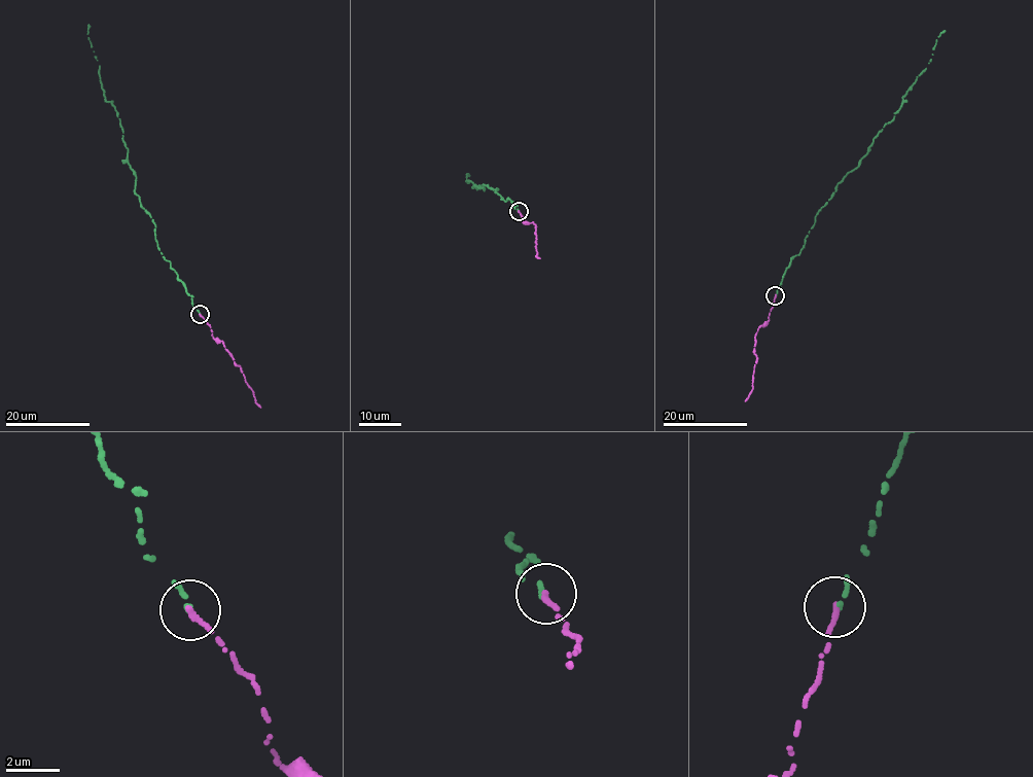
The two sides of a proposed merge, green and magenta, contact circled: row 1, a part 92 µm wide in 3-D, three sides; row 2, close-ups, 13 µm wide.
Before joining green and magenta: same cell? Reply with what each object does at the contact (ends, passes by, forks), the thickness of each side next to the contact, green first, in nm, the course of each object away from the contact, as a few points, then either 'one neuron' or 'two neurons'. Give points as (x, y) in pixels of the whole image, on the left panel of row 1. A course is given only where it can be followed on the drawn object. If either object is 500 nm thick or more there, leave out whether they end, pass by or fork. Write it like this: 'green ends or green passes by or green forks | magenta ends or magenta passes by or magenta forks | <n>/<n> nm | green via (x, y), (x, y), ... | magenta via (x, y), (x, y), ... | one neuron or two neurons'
green ends | magenta ends | 150/240 nm | green via (200, 314), (158, 249), (155, 224), (134, 190), (136, 178), (115, 108), (105, 97), (88, 25) | magenta via (200, 314), (214, 337), (222, 342), (240, 366), (260, 407) | one neuron

